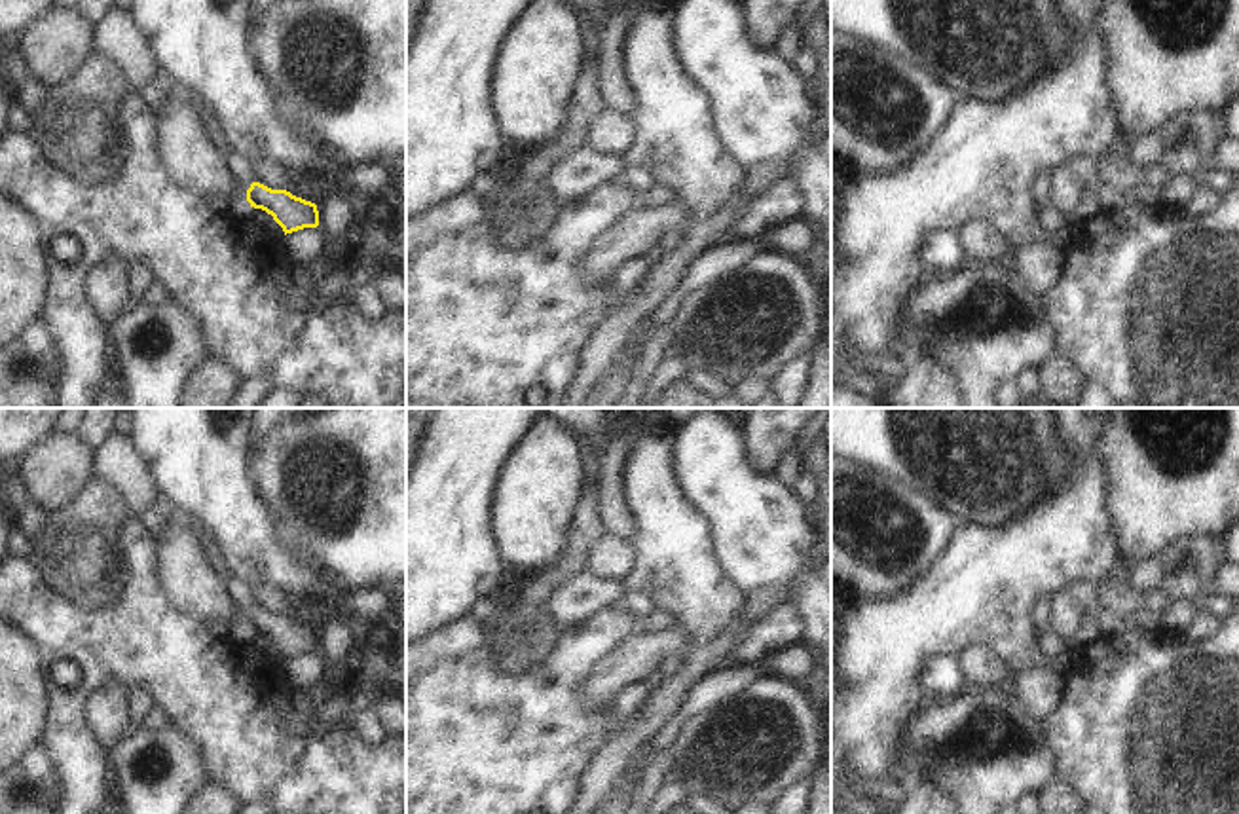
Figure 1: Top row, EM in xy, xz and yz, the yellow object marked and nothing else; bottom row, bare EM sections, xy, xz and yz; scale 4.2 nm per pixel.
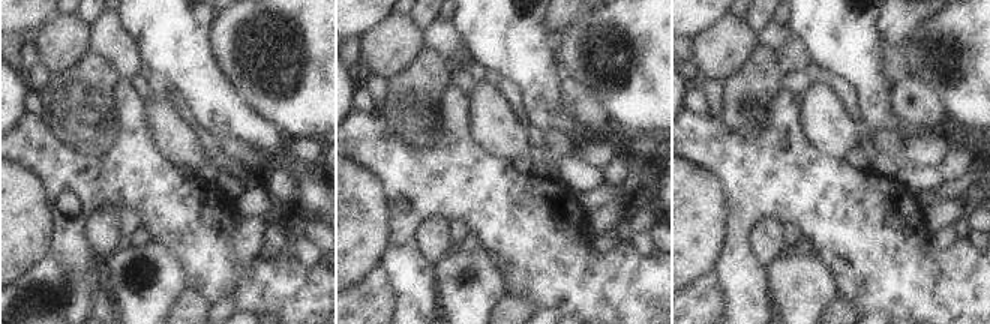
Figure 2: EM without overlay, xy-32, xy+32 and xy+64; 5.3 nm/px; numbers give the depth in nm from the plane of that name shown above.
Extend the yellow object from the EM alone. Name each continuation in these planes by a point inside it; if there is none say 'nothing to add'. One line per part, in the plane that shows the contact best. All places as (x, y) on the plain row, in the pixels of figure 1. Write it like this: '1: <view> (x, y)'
1: xy (241, 592)

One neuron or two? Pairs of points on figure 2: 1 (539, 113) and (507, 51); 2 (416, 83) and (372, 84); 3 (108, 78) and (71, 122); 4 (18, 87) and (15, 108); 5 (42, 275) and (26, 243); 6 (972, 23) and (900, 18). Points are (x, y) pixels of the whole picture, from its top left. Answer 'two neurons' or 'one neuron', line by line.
1: one neuron
2: two neurons
3: one neuron
4: one neuron
5: two neurons
6: two neurons

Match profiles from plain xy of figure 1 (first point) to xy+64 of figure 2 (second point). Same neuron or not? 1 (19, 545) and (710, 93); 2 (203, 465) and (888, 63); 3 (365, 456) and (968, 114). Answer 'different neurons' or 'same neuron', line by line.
1: different neurons
2: different neurons
3: same neuron

